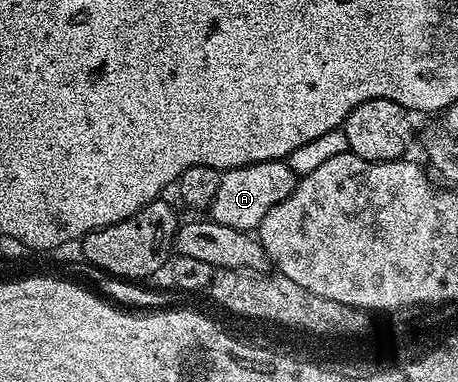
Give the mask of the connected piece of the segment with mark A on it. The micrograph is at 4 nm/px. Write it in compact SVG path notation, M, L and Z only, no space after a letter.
M284 160L259 162L223 171L218 192L210 207L211 221L226 224L226 228L255 231L262 216L266 216L266 212L270 212L274 204L282 204L282 200L286 200L286 196L290 196L290 192L296 190L297 181L297 171Z

